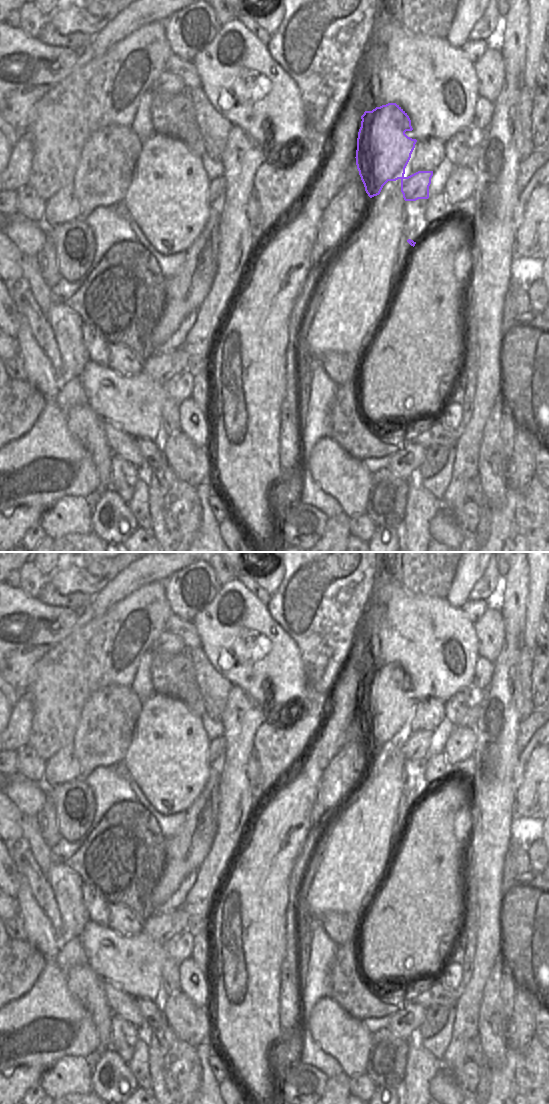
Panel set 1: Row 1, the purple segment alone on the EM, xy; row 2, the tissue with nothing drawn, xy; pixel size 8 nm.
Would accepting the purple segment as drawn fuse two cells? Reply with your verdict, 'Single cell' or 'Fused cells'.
Fused cells.

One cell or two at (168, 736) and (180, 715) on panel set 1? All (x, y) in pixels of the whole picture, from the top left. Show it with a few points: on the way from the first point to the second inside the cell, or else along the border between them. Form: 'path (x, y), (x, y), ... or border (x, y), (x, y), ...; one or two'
path (168, 731), (168, 727), (175, 720); one

